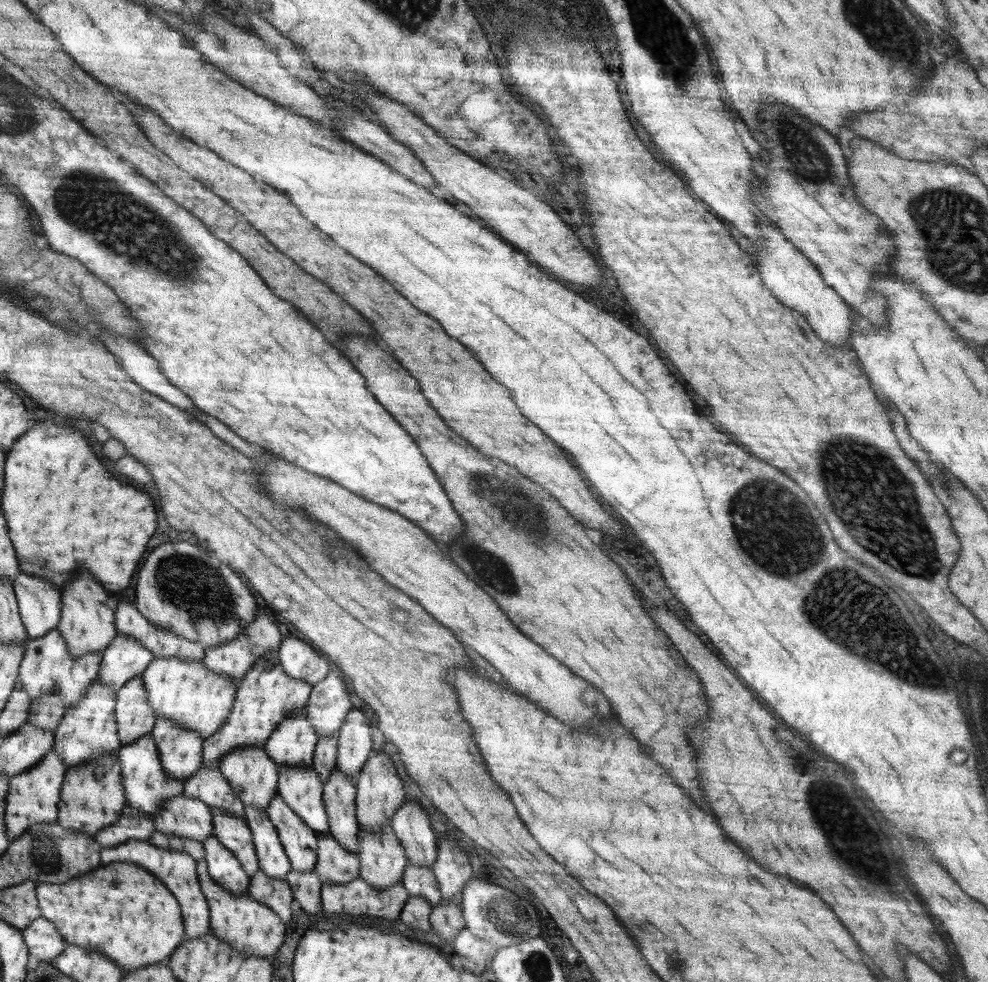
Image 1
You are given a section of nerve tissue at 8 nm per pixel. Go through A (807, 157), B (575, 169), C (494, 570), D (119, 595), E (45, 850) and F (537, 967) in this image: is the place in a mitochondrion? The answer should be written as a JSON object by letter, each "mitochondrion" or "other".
{"A":"mitochondrion","B":"other","C":"mitochondrion","D":"other","E":"mitochondrion","F":"mitochondrion"}

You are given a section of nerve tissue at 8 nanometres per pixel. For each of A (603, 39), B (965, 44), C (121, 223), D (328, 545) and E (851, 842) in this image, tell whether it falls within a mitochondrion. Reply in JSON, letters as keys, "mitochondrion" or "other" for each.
{"A":"other","B":"other","C":"mitochondrion","D":"mitochondrion","E":"mitochondrion"}

